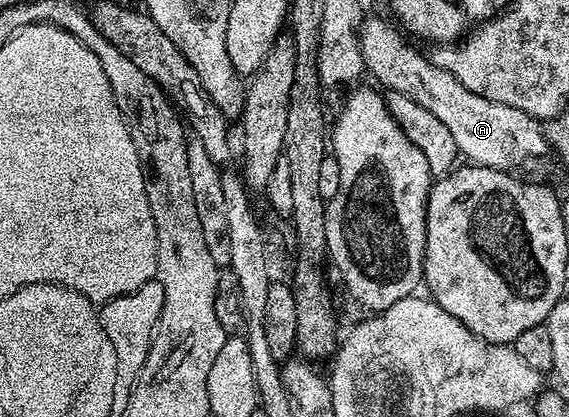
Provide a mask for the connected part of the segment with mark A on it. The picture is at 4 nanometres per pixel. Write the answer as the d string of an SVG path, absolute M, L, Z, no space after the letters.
M374 16L364 18L359 25L359 43L366 73L372 74L384 91L401 92L401 96L409 96L409 100L414 100L416 104L421 104L421 108L433 112L433 116L437 116L437 120L441 120L441 124L449 128L453 140L457 140L460 155L471 161L468 163L488 170L515 172L518 171L518 166L525 165L530 158L539 158L543 153L548 153L549 138L544 127L543 130L539 127L542 126L540 119L533 118L530 114L521 112L509 104L494 102L485 96L477 96L477 92L469 92L469 88L465 88L465 84L461 84L457 76L445 72L440 66L433 64L426 53L422 54L417 47L410 46L393 27L387 26L385 19Z

